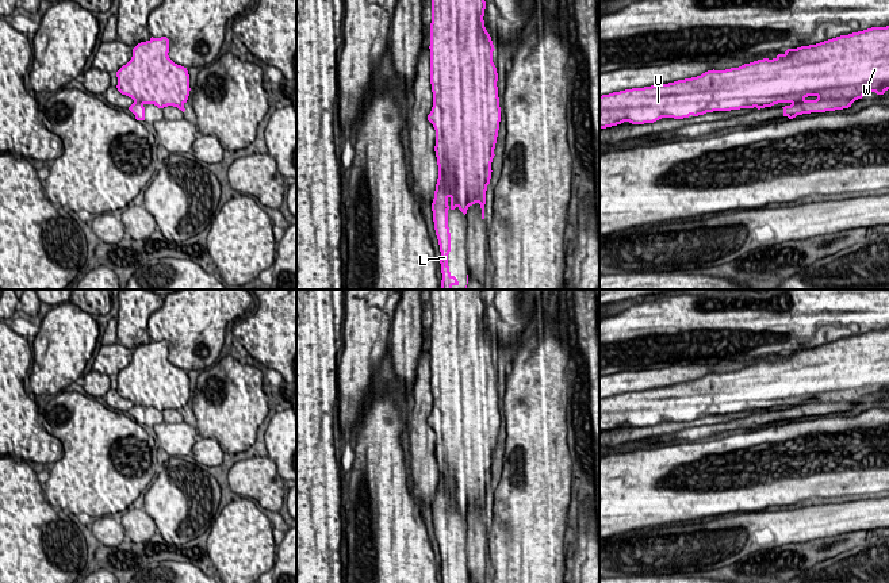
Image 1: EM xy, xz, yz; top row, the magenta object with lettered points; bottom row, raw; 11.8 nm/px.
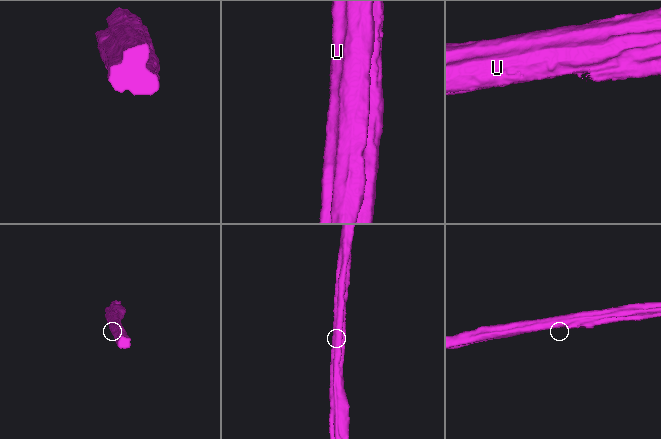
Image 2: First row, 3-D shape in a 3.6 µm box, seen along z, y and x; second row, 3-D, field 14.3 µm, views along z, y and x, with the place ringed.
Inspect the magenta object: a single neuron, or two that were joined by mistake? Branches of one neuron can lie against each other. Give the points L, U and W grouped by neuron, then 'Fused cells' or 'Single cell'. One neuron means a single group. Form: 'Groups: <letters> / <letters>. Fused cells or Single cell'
Groups: L / U W. Fused cells

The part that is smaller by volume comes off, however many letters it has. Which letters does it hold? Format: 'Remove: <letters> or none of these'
Remove: L

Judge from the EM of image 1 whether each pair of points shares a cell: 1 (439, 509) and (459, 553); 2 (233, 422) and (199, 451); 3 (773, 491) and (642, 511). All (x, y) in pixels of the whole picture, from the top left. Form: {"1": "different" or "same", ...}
{"1": "same", "2": "different", "3": "same"}

